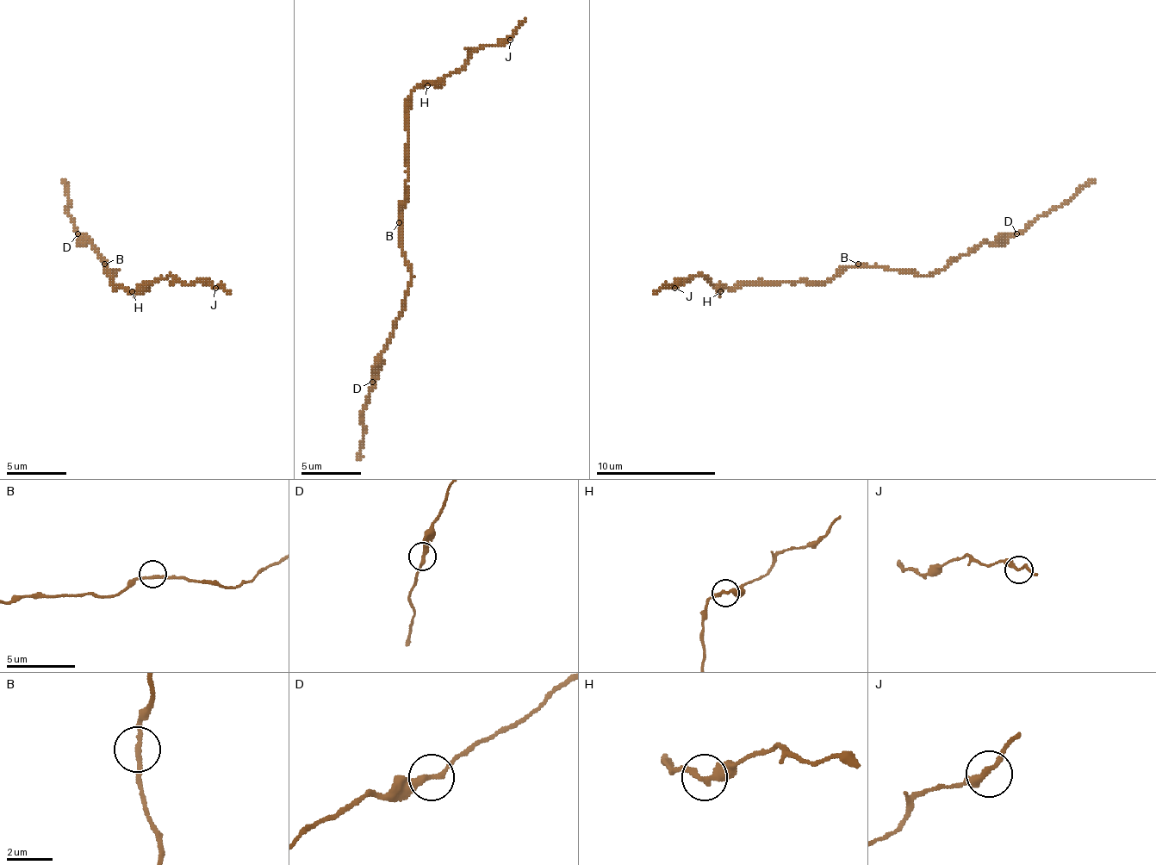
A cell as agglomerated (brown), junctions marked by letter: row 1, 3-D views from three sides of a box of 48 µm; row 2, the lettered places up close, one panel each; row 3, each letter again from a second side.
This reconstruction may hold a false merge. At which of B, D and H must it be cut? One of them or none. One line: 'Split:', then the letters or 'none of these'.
Split: none of these

